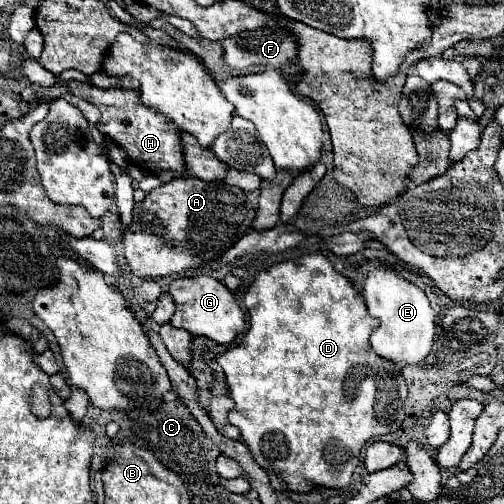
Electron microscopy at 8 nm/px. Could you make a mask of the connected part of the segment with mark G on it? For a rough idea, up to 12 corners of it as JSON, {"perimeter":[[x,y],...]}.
{"perimeter":[[205,274],[177,278],[169,322],[231,344],[245,328],[235,294]]}

